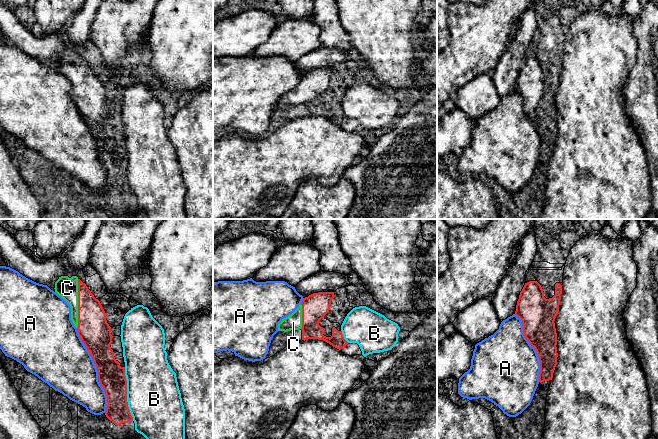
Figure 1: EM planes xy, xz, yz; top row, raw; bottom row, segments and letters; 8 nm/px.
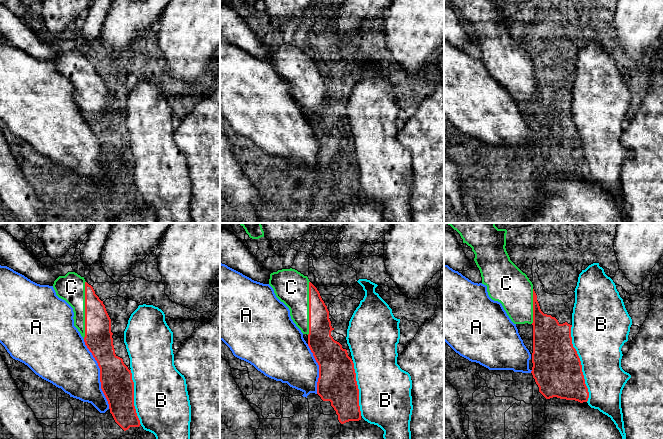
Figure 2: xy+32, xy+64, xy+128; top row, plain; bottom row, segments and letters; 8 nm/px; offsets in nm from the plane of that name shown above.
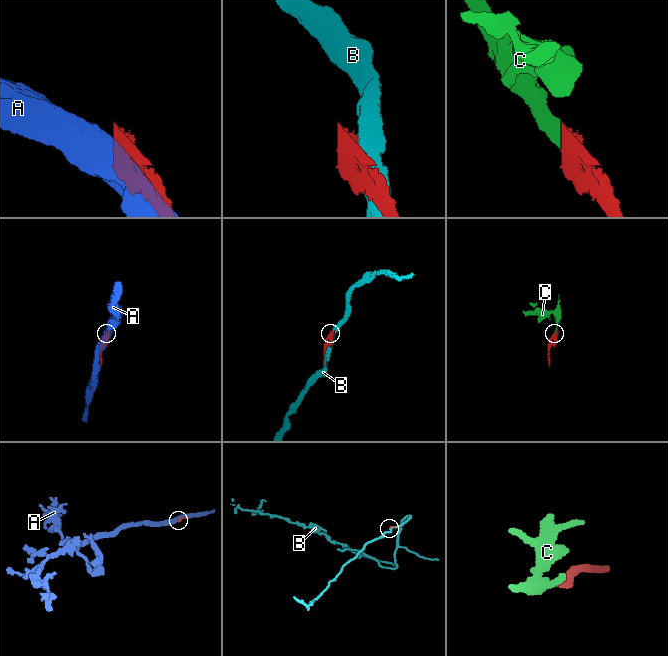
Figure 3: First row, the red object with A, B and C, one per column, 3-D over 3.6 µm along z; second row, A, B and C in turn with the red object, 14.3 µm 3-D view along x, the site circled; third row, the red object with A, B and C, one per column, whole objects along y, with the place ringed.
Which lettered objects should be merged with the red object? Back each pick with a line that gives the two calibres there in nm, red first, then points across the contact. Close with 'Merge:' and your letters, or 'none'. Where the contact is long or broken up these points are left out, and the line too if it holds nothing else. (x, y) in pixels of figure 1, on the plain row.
C: Thickness 260 nm (red) against 170 nm
Merge: C

